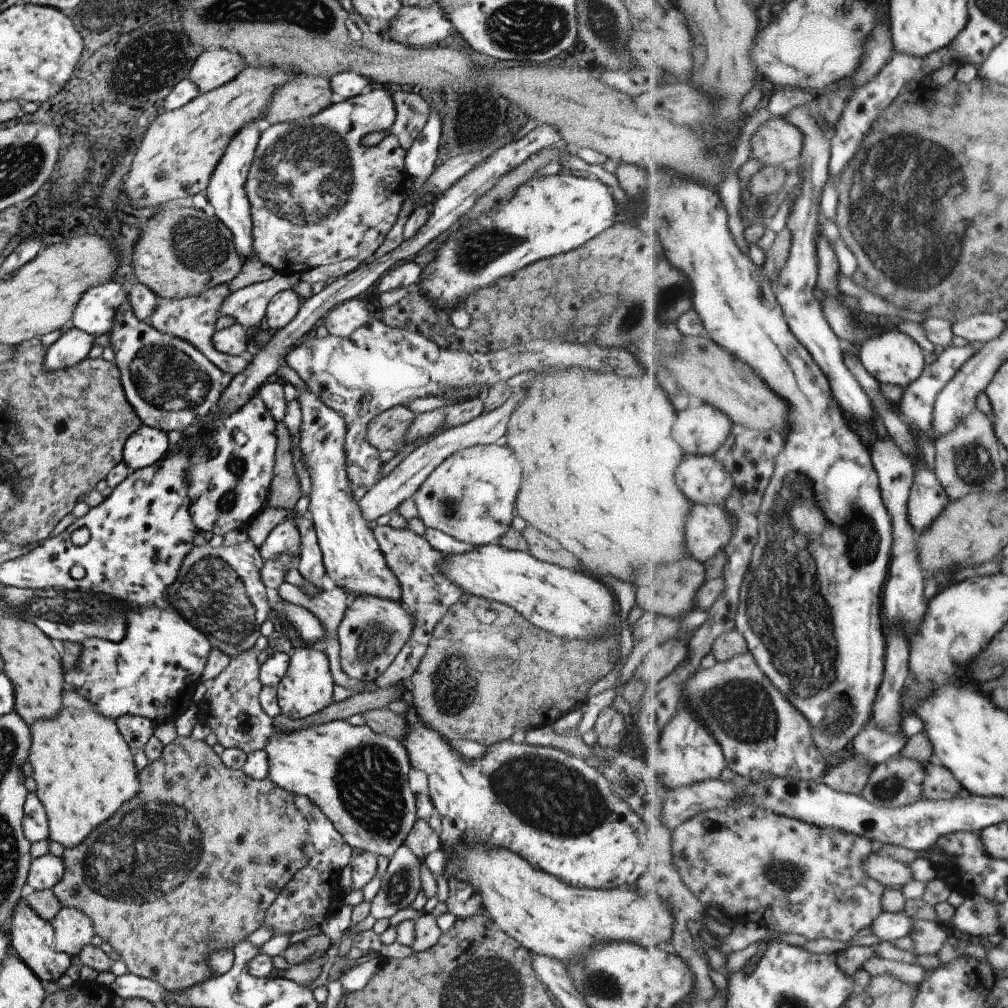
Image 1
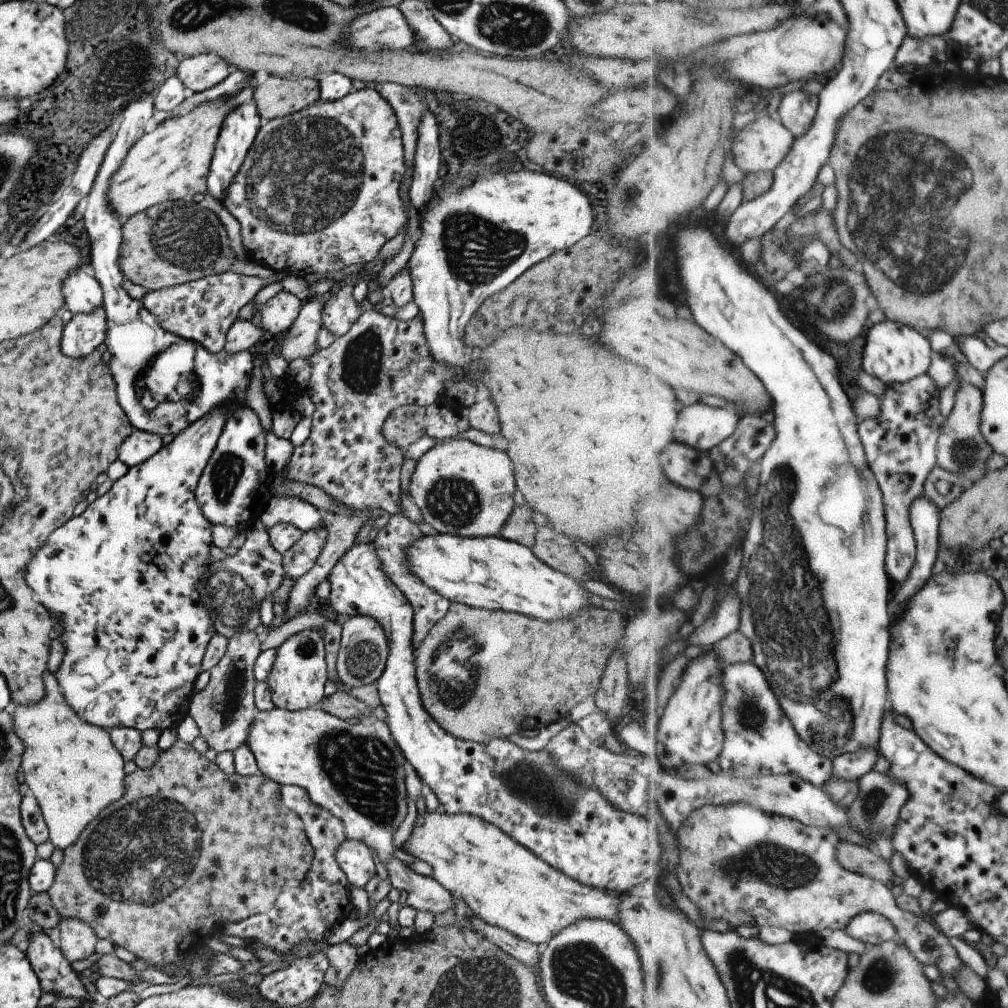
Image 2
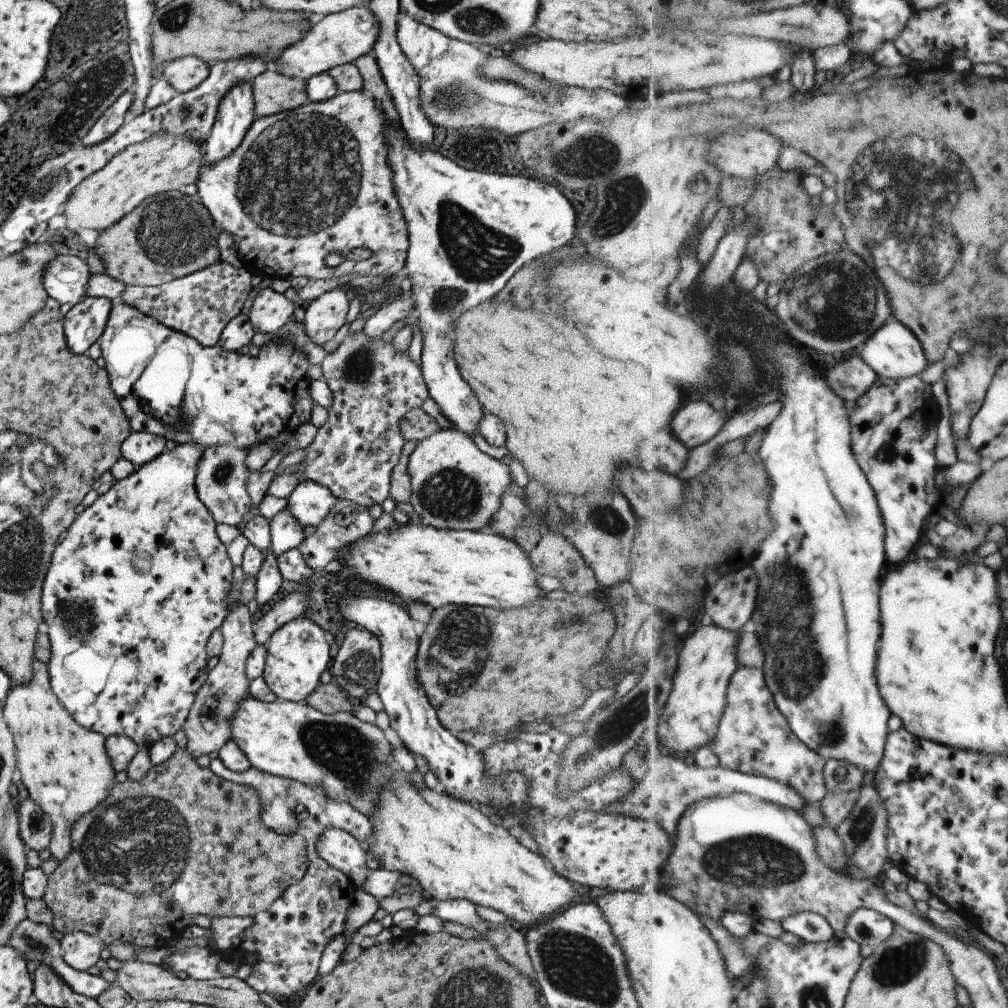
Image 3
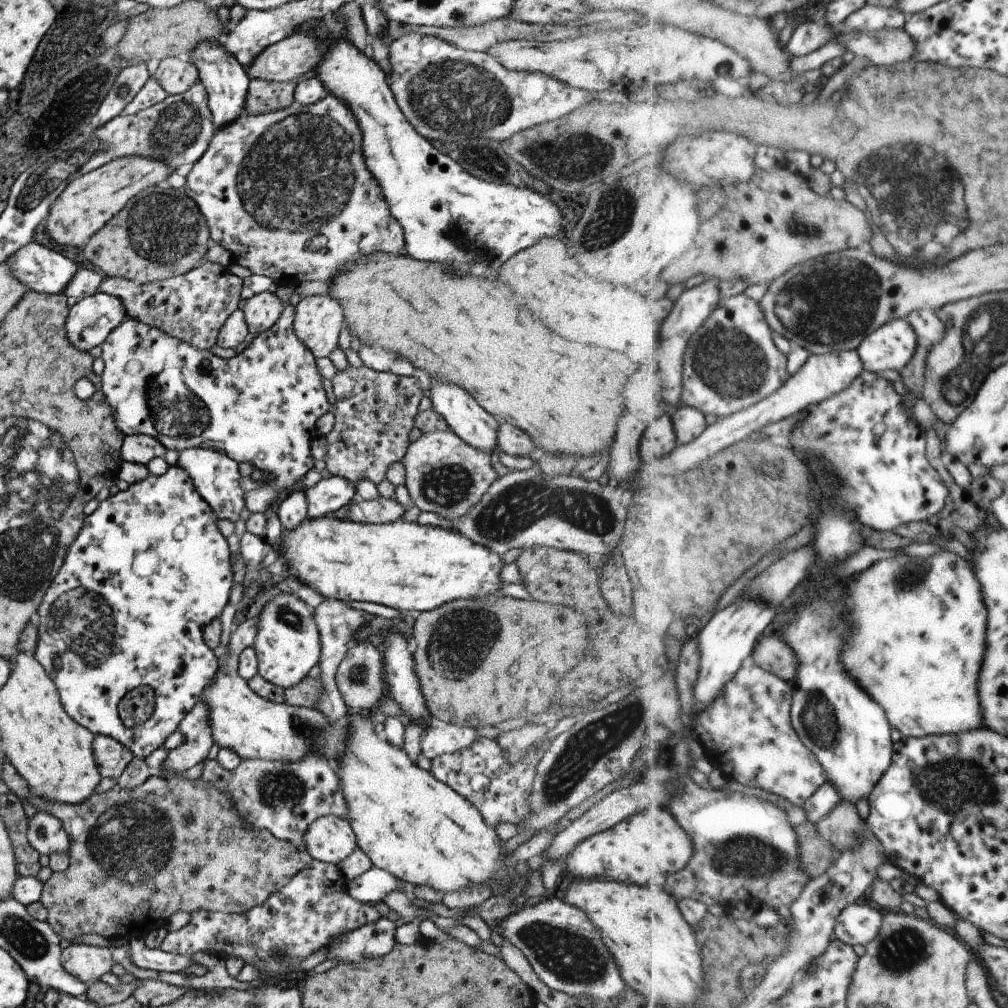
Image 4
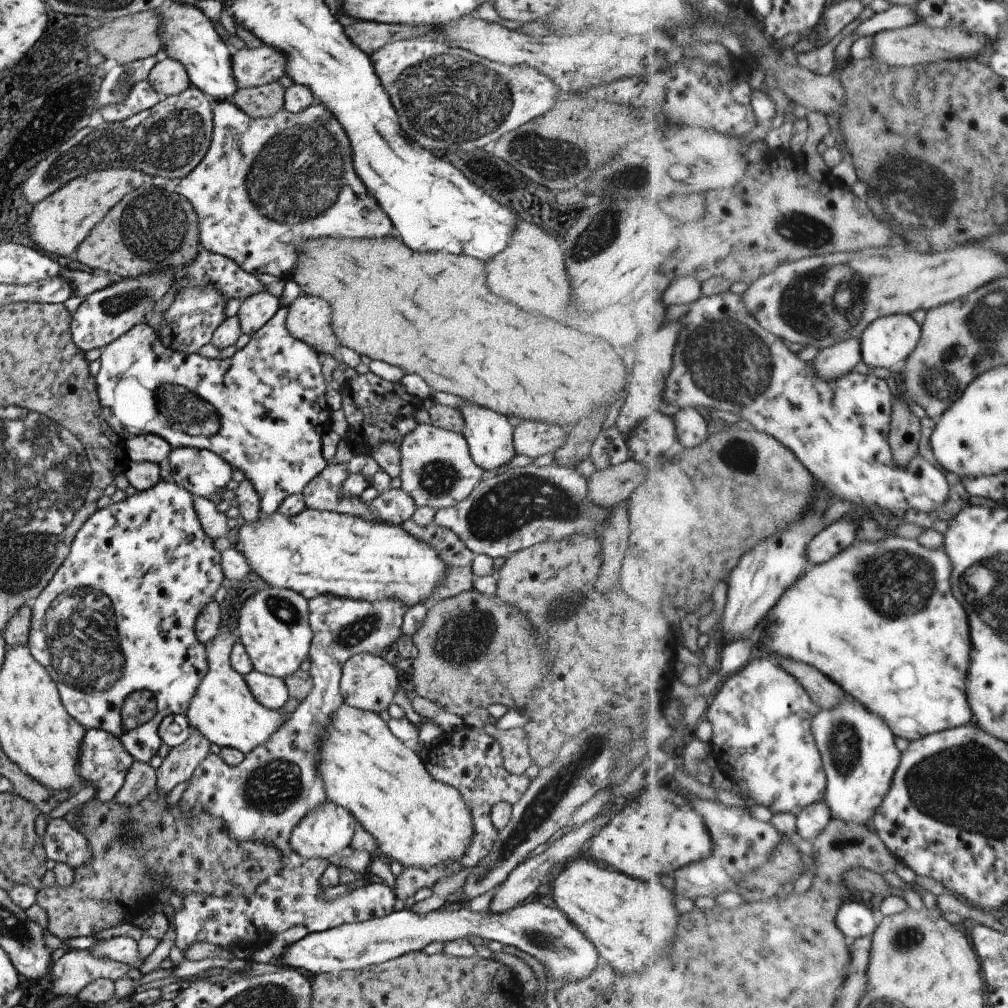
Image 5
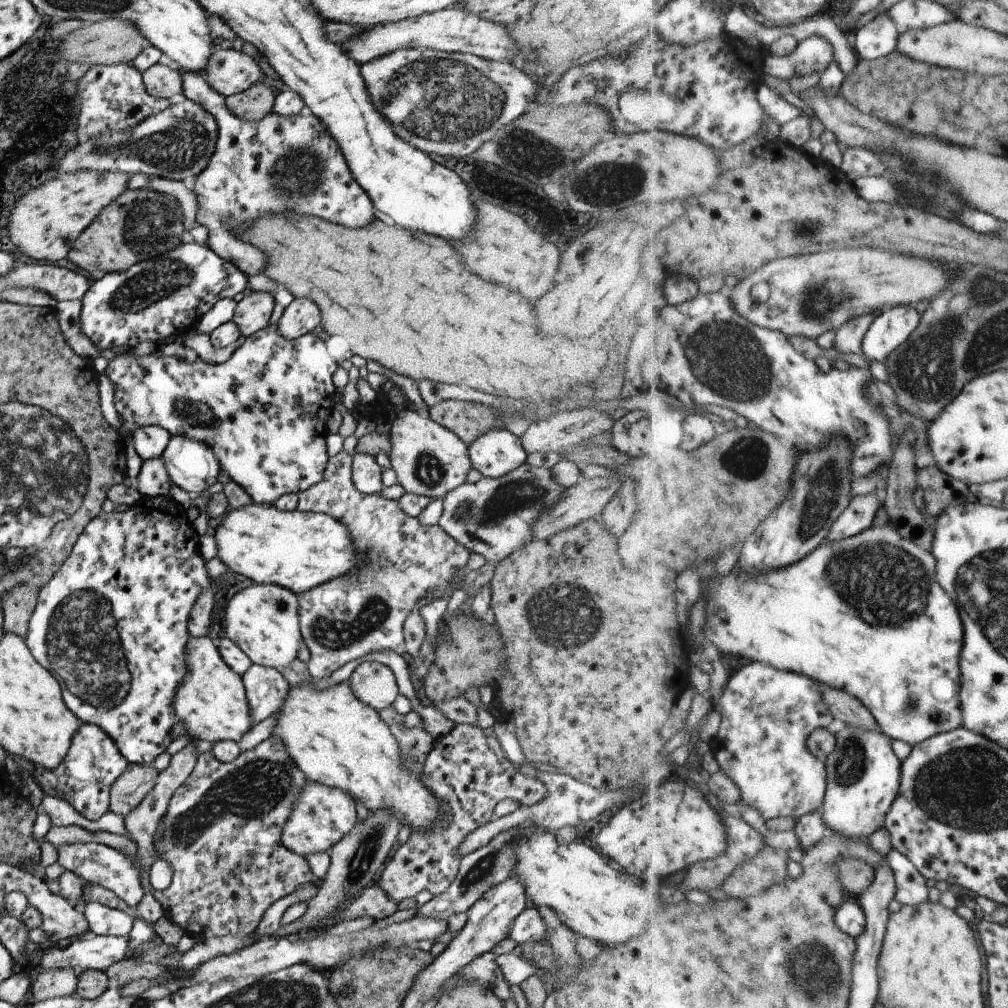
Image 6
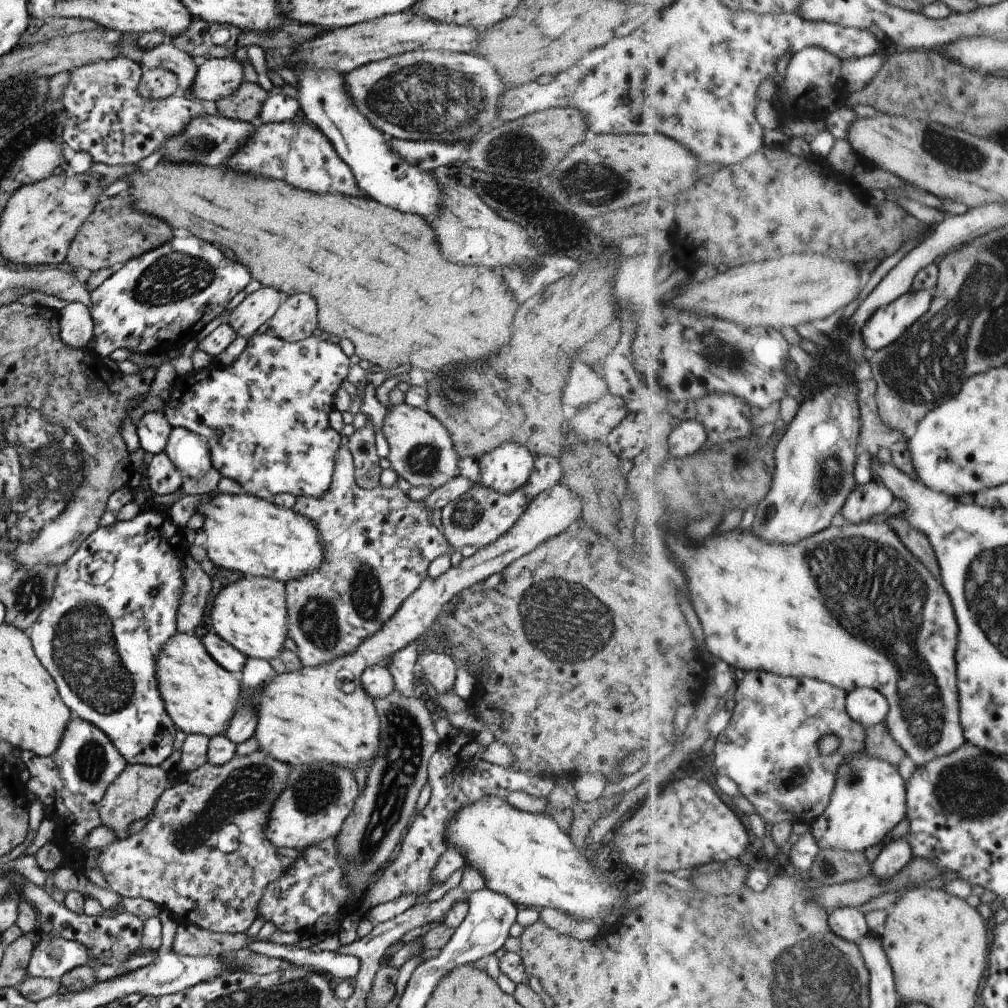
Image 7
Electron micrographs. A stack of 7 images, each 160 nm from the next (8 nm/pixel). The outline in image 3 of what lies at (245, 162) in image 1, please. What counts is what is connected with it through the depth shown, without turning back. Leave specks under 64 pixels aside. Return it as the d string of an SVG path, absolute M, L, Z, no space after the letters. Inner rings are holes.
M242 82L229 88L219 101L209 136L205 140L207 163L213 164L231 154L255 118L250 85Z

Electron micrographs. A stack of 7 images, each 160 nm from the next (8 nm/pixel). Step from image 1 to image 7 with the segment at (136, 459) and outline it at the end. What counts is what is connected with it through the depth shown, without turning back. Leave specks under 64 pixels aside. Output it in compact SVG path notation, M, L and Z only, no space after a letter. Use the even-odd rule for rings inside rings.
M161 411L147 412L137 422L136 434L139 448L151 455L164 451L171 426Z

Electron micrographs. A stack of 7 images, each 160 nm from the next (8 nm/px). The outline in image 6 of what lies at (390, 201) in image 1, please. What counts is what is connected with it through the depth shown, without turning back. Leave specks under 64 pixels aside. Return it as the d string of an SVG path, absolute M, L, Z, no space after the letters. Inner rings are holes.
M181 72L183 82L182 94L185 99L199 104L203 110L213 116L217 124L217 140L213 154L207 160L207 166L195 176L193 194L195 194L195 222L205 226L209 235L206 246L215 255L227 260L243 272L246 276L257 275L263 270L265 256L253 248L251 244L243 244L235 236L229 236L227 224L243 226L243 222L253 220L265 212L301 212L301 214L313 214L319 218L325 218L335 224L343 224L349 228L359 228L371 222L373 218L373 204L367 198L367 194L357 186L357 182L351 178L343 156L339 154L335 142L325 134L323 124L313 114L309 116L279 116L274 113L267 114L257 121L245 121L237 118L227 110L225 98L217 94L204 80L202 74L195 72Z

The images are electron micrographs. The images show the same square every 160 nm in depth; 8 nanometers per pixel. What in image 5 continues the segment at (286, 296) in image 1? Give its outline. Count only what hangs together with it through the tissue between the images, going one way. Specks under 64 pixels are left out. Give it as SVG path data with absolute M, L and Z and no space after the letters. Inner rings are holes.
M267 291L244 298L236 314L241 332L247 336L257 332L276 313L279 304L278 298Z

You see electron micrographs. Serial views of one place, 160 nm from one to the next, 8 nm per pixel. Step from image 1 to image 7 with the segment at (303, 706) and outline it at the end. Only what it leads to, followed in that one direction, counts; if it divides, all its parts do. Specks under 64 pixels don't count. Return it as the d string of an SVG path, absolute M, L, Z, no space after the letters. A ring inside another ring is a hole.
M244 576L229 582L215 596L209 620L215 634L240 654L268 662L279 655L287 637L284 583L263 576Z

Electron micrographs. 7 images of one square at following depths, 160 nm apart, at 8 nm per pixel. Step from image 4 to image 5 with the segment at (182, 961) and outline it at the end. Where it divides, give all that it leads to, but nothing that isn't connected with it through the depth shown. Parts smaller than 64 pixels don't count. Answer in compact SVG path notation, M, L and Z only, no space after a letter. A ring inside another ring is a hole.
M129 936L111 937L101 939L88 948L88 952L93 958L109 959L120 963L125 963L130 968L138 968L143 962L138 958L137 942Z

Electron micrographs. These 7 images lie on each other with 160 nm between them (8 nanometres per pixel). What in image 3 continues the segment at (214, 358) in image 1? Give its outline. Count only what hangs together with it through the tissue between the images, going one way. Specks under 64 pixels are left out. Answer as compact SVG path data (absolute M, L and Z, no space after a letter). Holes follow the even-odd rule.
M217 260L201 270L152 287L125 285L121 303L157 319L163 326L194 338L202 347L217 344L223 327L243 308L247 294L254 287L255 274L248 268L234 268Z

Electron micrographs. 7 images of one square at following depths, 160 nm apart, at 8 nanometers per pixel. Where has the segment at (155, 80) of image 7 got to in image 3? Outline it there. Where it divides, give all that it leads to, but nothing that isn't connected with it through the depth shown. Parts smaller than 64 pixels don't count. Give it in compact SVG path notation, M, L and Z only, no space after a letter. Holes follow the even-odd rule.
M194 56L179 57L162 63L161 77L176 93L184 93L195 88L209 70L202 60Z

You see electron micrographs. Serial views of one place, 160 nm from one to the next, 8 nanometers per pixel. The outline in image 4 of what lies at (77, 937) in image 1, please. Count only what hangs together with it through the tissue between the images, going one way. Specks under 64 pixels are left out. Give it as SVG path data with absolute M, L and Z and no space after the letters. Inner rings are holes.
M70 942L60 951L60 967L77 978L80 983L90 984L99 980L101 974L110 972L114 961L111 959L111 949L99 946L86 946Z

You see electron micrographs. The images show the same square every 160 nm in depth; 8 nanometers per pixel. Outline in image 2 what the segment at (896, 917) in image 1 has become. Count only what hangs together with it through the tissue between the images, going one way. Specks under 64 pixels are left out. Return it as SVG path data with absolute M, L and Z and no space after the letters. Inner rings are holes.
M869 911L855 915L846 928L847 934L864 942L867 946L882 945L899 937L899 932L890 918Z

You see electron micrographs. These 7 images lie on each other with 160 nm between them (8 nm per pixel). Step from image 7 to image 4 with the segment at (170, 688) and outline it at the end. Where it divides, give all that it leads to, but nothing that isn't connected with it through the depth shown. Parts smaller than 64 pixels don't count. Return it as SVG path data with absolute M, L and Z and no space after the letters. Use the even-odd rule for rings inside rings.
M256 617L232 627L226 657L212 680L202 690L202 700L208 708L208 725L214 743L220 748L235 751L241 760L298 761L313 751L327 757L332 765L336 764L346 743L347 717L331 725L324 715L313 708L265 701L237 674L239 653L252 646L255 633Z

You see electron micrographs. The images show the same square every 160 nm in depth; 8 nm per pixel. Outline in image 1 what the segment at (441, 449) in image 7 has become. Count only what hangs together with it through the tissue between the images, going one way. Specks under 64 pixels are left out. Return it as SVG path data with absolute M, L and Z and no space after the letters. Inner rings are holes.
M473 445L452 452L444 458L415 489L412 501L416 506L417 518L426 527L448 534L455 540L469 542L474 547L496 543L509 528L513 518L514 502L520 485L521 467L509 447L492 445Z

